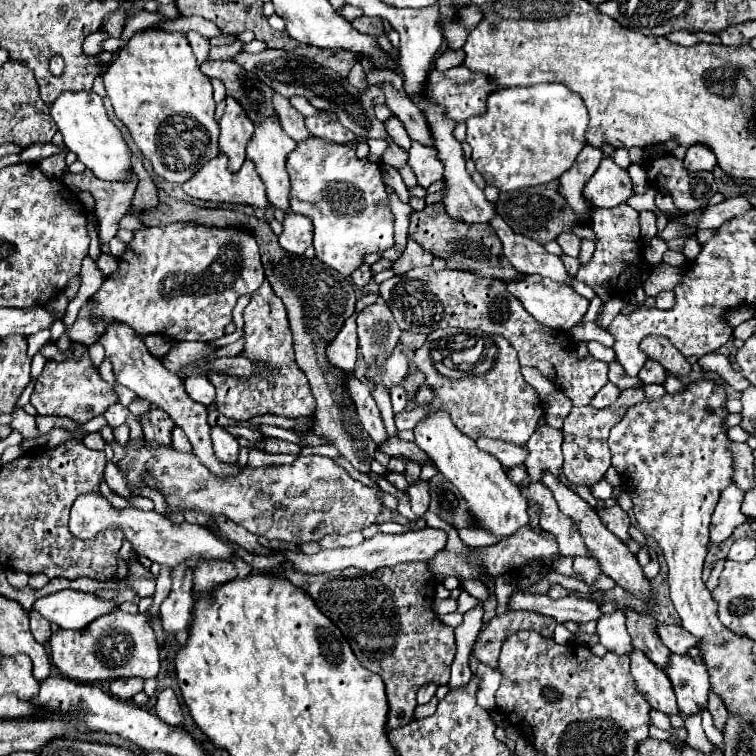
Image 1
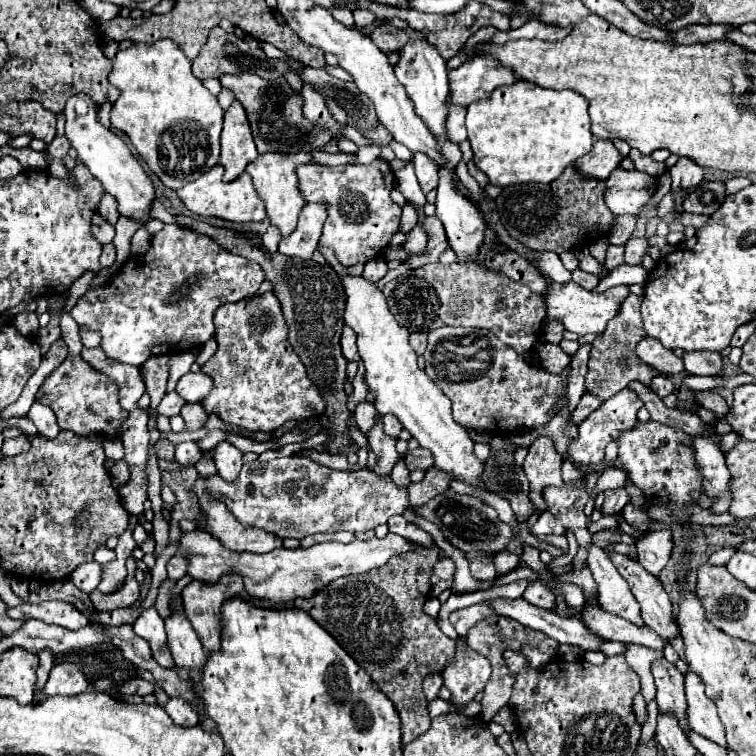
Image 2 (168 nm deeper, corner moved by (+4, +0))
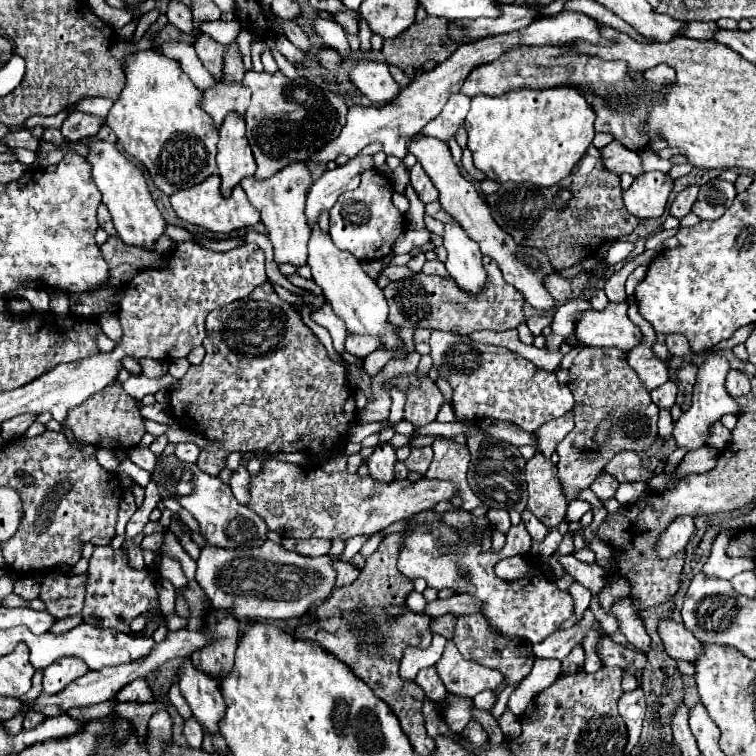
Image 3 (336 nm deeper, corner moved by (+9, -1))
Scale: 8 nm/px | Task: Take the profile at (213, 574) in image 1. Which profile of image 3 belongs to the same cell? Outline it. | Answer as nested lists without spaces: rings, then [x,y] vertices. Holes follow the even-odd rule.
[[[212,611],[204,633],[214,637],[214,641],[192,653],[190,659],[194,667],[220,681],[228,671],[232,671],[238,631],[240,623],[234,619],[232,611]]]

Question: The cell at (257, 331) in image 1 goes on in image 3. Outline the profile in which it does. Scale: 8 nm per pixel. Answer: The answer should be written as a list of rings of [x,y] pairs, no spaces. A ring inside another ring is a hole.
[[[270,281],[256,287],[248,299],[214,309],[206,319],[206,333],[204,361],[190,367],[178,385],[170,389],[172,419],[206,439],[204,453],[196,461],[204,473],[218,477],[232,451],[306,451],[318,457],[342,453],[346,447],[344,437],[358,421],[356,395],[346,385],[346,367],[328,355],[318,337],[302,323],[300,313],[276,295]]]

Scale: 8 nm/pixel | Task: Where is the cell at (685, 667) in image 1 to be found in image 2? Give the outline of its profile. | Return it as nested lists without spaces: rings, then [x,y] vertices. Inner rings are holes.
[[[685,672],[685,696],[687,696],[685,716],[687,716],[689,728],[721,746],[727,746],[725,730],[717,716],[717,708],[707,698],[705,686],[703,686],[699,674]]]

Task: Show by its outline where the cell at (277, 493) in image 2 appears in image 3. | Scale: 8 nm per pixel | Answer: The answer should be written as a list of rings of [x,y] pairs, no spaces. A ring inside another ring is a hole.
[[[266,461],[258,477],[250,481],[250,505],[268,525],[282,537],[296,539],[350,539],[356,535],[372,535],[388,525],[412,519],[420,511],[432,511],[440,501],[458,495],[452,481],[436,481],[422,477],[420,481],[376,483],[372,477],[350,475],[348,471],[324,473],[318,467],[300,467],[294,463]]]

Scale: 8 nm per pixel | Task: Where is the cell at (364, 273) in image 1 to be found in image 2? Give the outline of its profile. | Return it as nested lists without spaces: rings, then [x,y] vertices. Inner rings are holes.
[[[375,258],[375,260],[371,260],[371,262],[367,262],[365,264],[365,270],[363,270],[363,278],[365,280],[371,280],[371,282],[375,282],[375,280],[379,280],[379,278],[383,278],[387,274],[387,262],[385,260],[379,260],[379,258]]]

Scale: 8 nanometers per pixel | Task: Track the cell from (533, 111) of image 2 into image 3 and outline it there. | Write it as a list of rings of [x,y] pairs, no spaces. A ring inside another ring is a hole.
[[[552,87],[552,89],[512,89],[498,97],[474,97],[472,107],[466,117],[468,149],[472,151],[474,165],[486,173],[488,179],[506,183],[534,183],[540,187],[550,187],[570,175],[572,167],[584,157],[584,151],[594,139],[594,111],[586,103],[584,95],[576,87]]]

